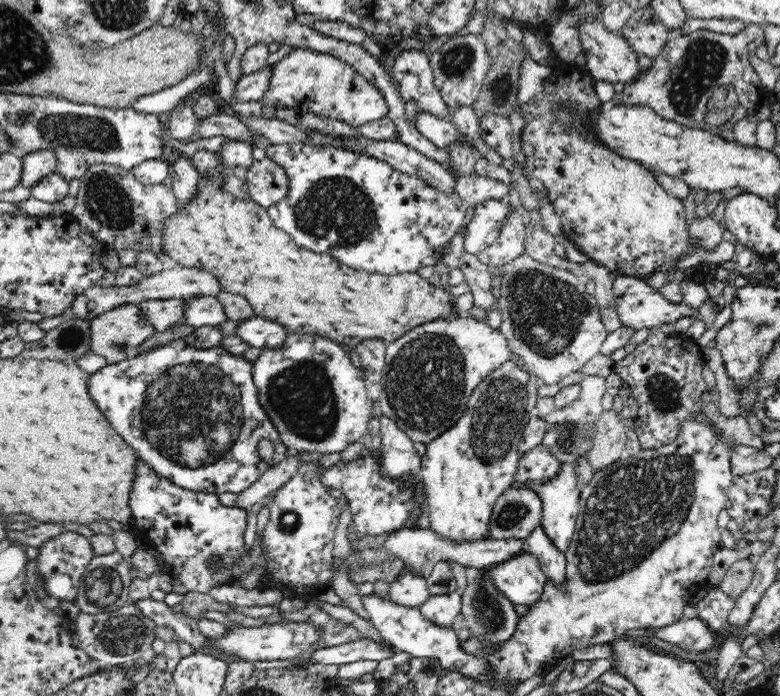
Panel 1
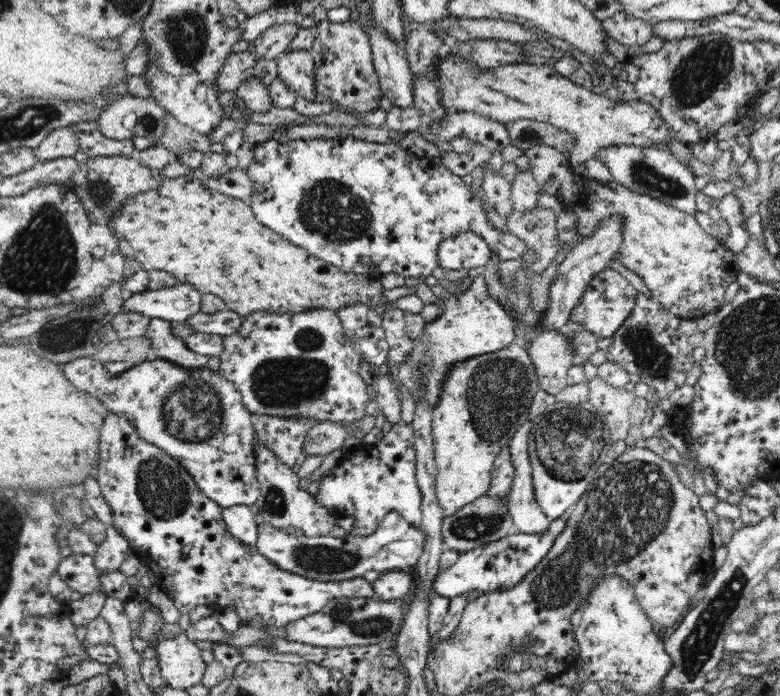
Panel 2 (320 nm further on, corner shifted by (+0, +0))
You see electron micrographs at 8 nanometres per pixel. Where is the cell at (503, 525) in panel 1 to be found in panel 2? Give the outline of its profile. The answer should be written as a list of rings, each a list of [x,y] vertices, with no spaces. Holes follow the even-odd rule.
[[[485,495],[462,505],[462,508],[459,508],[452,516],[445,516],[441,526],[444,548],[460,550],[462,553],[468,552],[486,542],[492,542],[513,533],[514,524],[506,504],[506,498],[495,500]]]

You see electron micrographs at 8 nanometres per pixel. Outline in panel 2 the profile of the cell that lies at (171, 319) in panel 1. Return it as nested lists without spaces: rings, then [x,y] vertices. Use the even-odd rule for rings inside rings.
[[[150,319],[146,336],[158,360],[172,362],[188,371],[204,368],[208,364],[208,357],[191,352],[185,347],[184,341],[170,333],[170,321]]]

